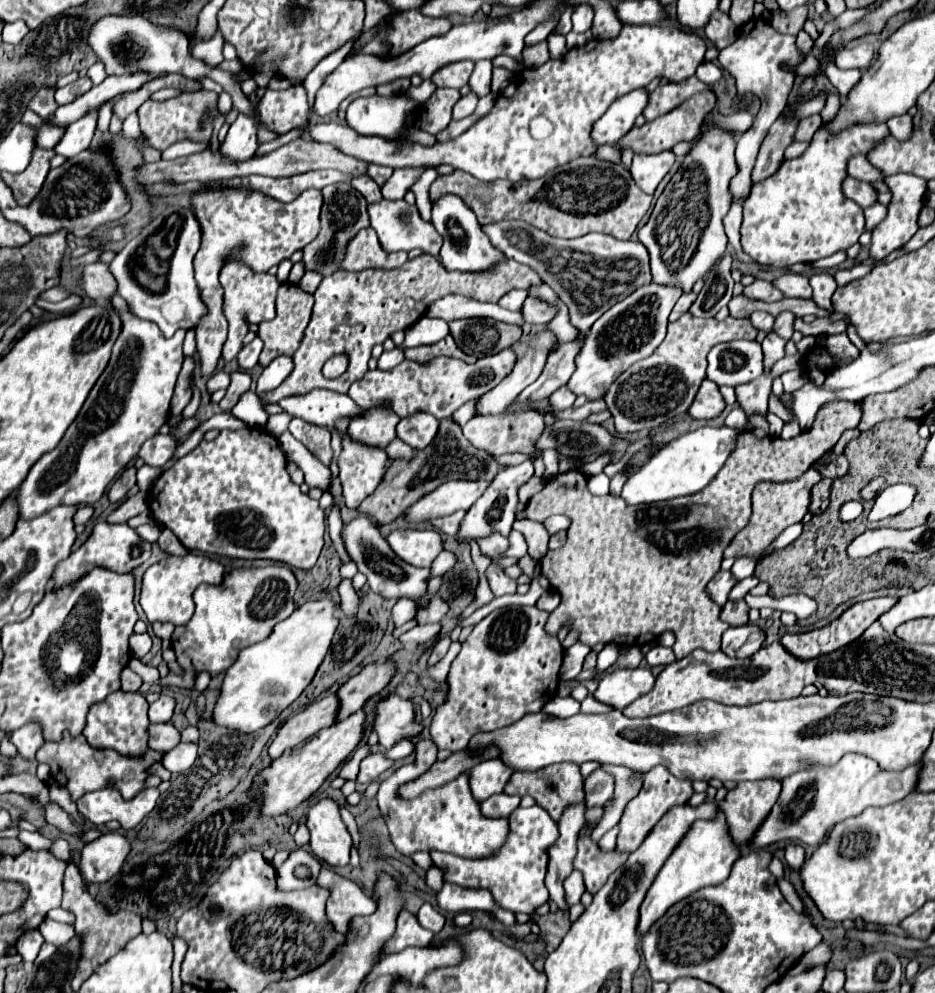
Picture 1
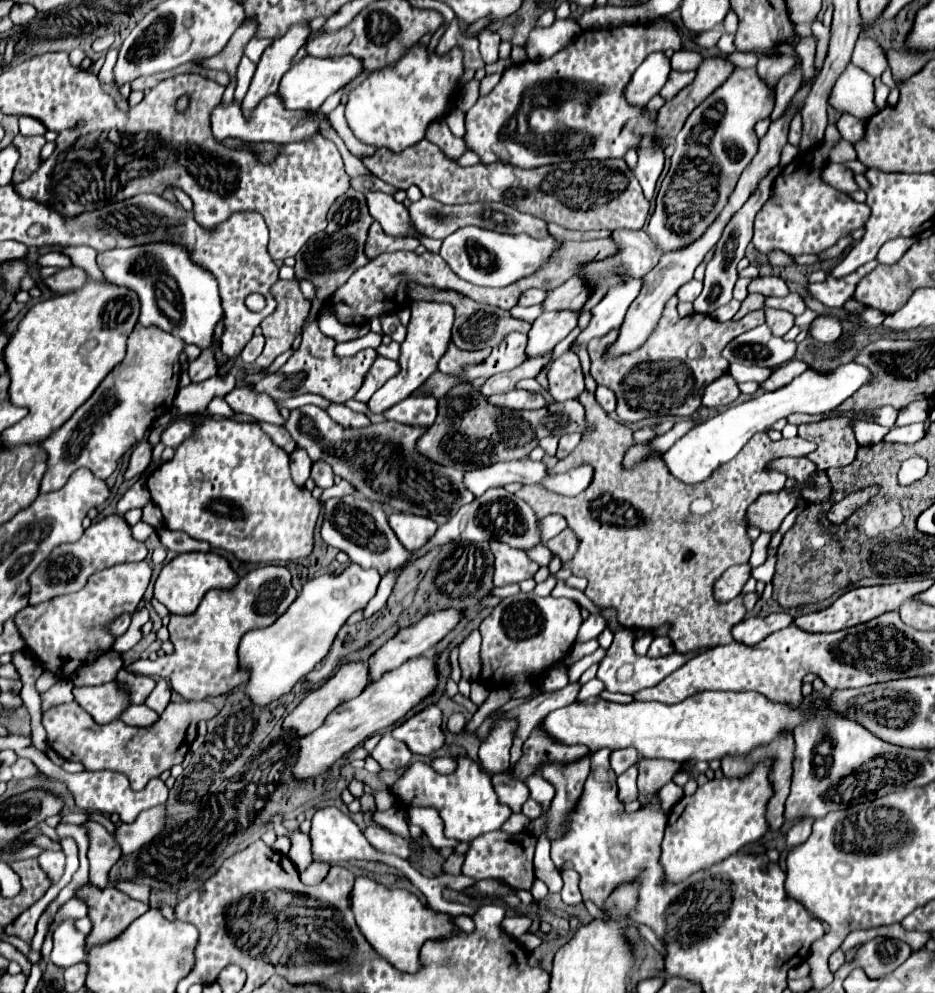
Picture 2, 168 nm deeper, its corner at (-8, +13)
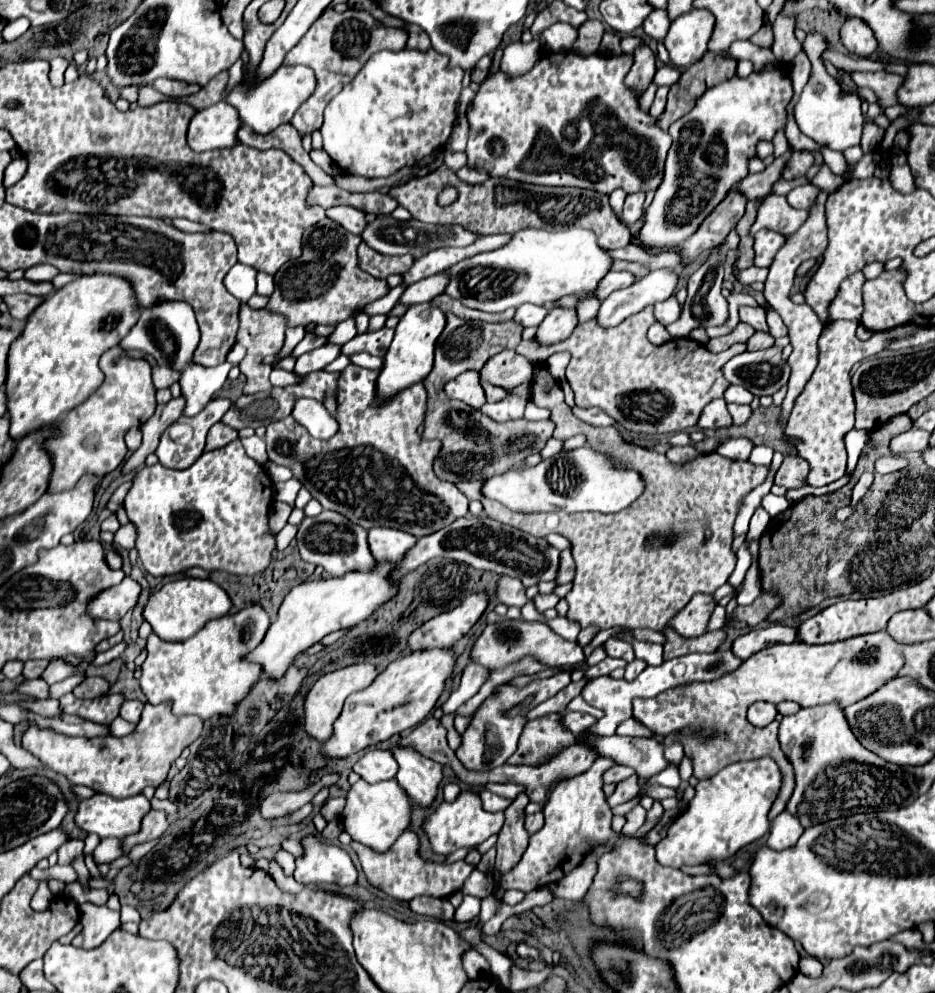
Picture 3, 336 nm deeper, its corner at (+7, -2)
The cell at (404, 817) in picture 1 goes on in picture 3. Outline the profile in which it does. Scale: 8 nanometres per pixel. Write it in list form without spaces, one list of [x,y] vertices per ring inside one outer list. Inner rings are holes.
[[[469,790],[461,792],[455,802],[443,802],[439,810],[425,822],[425,832],[431,840],[435,854],[451,854],[457,848],[475,848],[485,842],[489,836],[499,834],[503,828],[503,812],[485,812],[481,808],[481,798]]]

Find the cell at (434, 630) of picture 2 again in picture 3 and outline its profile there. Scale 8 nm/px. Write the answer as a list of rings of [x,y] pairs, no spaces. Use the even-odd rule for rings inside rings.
[[[477,592],[467,596],[457,608],[443,612],[421,628],[417,628],[409,638],[411,650],[425,648],[451,648],[459,638],[463,638],[471,626],[481,618],[489,606],[487,592]]]

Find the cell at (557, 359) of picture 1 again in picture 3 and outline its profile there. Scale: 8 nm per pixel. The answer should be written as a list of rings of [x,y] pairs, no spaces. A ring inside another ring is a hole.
[[[669,268],[651,270],[645,278],[639,278],[629,288],[621,288],[603,300],[597,316],[599,324],[617,326],[625,318],[641,312],[645,306],[667,300],[675,294],[677,282],[679,274]]]

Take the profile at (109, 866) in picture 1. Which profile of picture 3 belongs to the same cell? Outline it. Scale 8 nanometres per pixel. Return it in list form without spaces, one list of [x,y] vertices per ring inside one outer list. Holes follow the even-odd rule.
[[[149,810],[149,814],[143,818],[143,826],[141,832],[137,836],[127,836],[123,838],[123,846],[125,852],[129,852],[135,844],[141,842],[149,842],[149,840],[157,840],[165,830],[169,828],[169,820],[167,820],[167,812],[163,810]]]

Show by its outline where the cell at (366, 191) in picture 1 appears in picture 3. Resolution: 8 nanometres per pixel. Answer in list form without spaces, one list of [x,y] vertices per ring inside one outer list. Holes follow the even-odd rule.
[[[281,124],[279,128],[275,128],[269,134],[255,134],[251,128],[241,126],[237,130],[237,140],[245,146],[253,146],[257,150],[269,150],[269,148],[277,148],[283,150],[285,154],[289,154],[313,180],[313,184],[317,186],[325,186],[325,184],[333,184],[333,178],[329,174],[325,174],[311,158],[309,154],[303,150],[301,146],[301,136],[297,136],[297,130],[291,124]]]

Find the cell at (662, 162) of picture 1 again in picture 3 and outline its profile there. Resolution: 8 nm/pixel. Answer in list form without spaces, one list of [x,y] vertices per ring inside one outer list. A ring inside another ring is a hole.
[[[645,192],[627,196],[625,200],[625,208],[623,208],[623,218],[625,222],[637,222],[643,216],[643,200],[645,200]]]

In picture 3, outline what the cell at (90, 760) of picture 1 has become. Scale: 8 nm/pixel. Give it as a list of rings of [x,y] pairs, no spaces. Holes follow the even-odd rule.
[[[147,702],[141,714],[141,722],[129,736],[69,738],[57,736],[57,732],[41,732],[39,728],[29,728],[23,736],[23,748],[37,756],[51,770],[67,776],[73,784],[89,786],[113,798],[129,798],[139,794],[147,786],[157,788],[167,778],[171,764],[181,756],[183,748],[189,746],[195,738],[199,738],[201,730],[201,718],[175,716],[169,702],[157,706]]]

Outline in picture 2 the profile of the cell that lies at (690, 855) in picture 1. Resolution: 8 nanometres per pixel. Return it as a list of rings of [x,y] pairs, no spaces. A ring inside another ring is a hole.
[[[764,761],[748,777],[712,779],[706,785],[700,785],[694,795],[684,797],[672,807],[660,855],[666,883],[680,883],[692,873],[716,865],[766,833],[768,825],[764,811],[768,797],[772,795],[768,769],[770,761]]]

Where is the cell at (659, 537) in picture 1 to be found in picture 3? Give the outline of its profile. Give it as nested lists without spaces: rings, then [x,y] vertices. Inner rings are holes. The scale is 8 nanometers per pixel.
[[[537,364],[533,370],[533,380],[531,380],[531,402],[537,406],[545,406],[551,410],[551,420],[557,424],[555,428],[555,438],[571,438],[573,432],[583,432],[587,436],[587,442],[591,448],[597,448],[601,452],[609,452],[611,456],[615,456],[615,460],[619,464],[629,464],[631,468],[637,468],[643,476],[643,480],[647,482],[647,488],[643,492],[643,496],[639,500],[635,500],[629,508],[617,512],[617,514],[599,514],[599,512],[585,512],[585,514],[569,514],[565,510],[555,510],[555,512],[545,512],[545,514],[521,514],[521,512],[513,512],[509,508],[505,508],[503,504],[497,504],[495,500],[489,500],[483,496],[481,488],[485,484],[485,480],[477,480],[477,482],[457,482],[455,486],[469,498],[469,500],[479,500],[483,504],[483,512],[503,524],[509,524],[517,530],[529,532],[533,536],[547,536],[547,534],[561,534],[565,538],[571,540],[573,544],[573,558],[577,564],[577,574],[573,580],[573,590],[567,594],[567,604],[569,604],[569,612],[567,618],[579,622],[583,628],[587,626],[599,626],[601,630],[613,628],[613,626],[625,626],[625,628],[651,628],[657,630],[661,634],[665,634],[667,644],[665,644],[665,660],[667,658],[675,658],[675,656],[685,656],[691,652],[715,652],[719,648],[719,644],[725,640],[725,634],[703,634],[699,638],[691,638],[691,640],[683,640],[681,636],[677,636],[673,630],[667,628],[667,620],[671,620],[681,608],[685,608],[685,604],[691,600],[693,594],[697,592],[705,592],[705,594],[713,594],[719,586],[723,586],[727,582],[727,578],[731,576],[731,572],[735,570],[735,552],[731,548],[733,542],[733,522],[737,516],[737,504],[739,498],[743,498],[749,490],[753,490],[753,486],[761,484],[769,472],[769,468],[763,466],[753,466],[745,460],[729,460],[723,458],[719,454],[707,454],[707,456],[699,456],[699,460],[691,460],[689,464],[677,466],[671,464],[665,454],[657,454],[655,450],[645,450],[639,446],[631,446],[625,444],[623,438],[619,436],[615,426],[607,426],[607,428],[597,428],[591,426],[583,420],[579,420],[571,408],[565,404],[563,400],[563,392],[559,388],[559,384],[555,382],[555,378],[547,372],[545,364]],[[547,384],[547,390],[543,390],[543,386]],[[681,524],[685,524],[685,530],[681,530]],[[711,530],[709,540],[703,536],[703,532]],[[651,534],[677,534],[677,542],[671,544],[669,548],[647,548],[643,546],[645,538]]]

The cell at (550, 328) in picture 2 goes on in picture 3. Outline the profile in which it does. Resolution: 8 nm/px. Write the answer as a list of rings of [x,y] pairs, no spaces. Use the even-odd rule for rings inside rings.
[[[555,306],[549,310],[547,318],[539,324],[535,342],[539,344],[555,344],[571,336],[577,326],[577,312],[575,308]]]

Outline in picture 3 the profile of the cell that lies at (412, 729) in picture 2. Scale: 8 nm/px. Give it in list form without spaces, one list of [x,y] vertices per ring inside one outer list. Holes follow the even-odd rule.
[[[393,748],[393,756],[399,762],[397,780],[401,788],[419,808],[431,808],[437,796],[437,786],[443,778],[443,766],[407,748]]]

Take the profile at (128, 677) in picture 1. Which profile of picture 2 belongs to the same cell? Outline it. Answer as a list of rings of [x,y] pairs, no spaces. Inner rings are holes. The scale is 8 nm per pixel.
[[[264,565],[264,567],[256,567],[256,569],[248,571],[244,577],[240,577],[240,581],[232,589],[212,589],[212,591],[208,591],[204,595],[200,607],[192,615],[172,615],[170,617],[168,631],[170,631],[170,641],[174,643],[174,649],[176,649],[172,655],[164,655],[162,659],[156,659],[156,661],[138,659],[124,669],[128,673],[168,679],[172,689],[188,701],[202,701],[204,697],[224,695],[222,689],[226,689],[230,685],[230,675],[232,675],[230,691],[234,687],[244,685],[248,675],[238,675],[240,669],[238,669],[238,659],[236,659],[236,649],[238,649],[240,637],[250,629],[260,629],[260,627],[272,625],[292,605],[292,601],[296,599],[298,593],[292,587],[290,579],[292,579],[292,575],[284,565]]]

